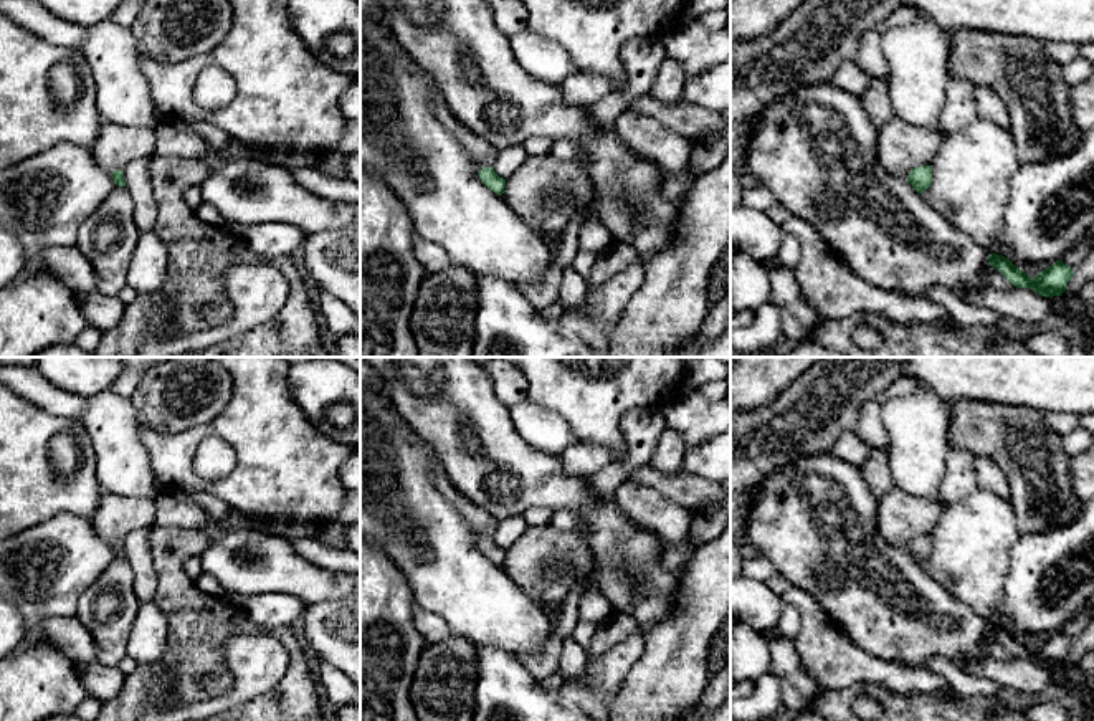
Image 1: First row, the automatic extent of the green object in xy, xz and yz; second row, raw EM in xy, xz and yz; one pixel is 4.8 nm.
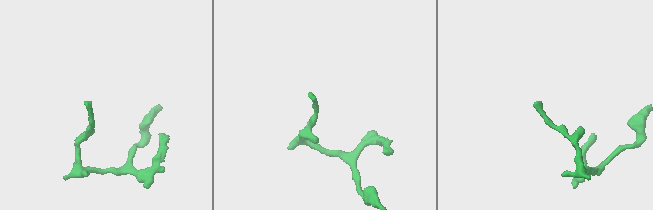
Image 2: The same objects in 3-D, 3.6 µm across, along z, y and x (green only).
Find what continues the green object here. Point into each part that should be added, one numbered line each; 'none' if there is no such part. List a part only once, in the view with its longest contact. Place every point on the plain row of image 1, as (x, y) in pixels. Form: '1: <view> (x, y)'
none

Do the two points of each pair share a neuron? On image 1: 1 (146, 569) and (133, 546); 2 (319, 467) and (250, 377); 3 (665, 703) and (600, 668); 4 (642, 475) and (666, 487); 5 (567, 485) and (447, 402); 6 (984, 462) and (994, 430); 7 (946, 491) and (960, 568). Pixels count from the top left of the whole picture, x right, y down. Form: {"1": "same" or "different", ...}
{"1": "same", "2": "same", "3": "different", "4": "same", "5": "same", "6": "different", "7": "different"}

